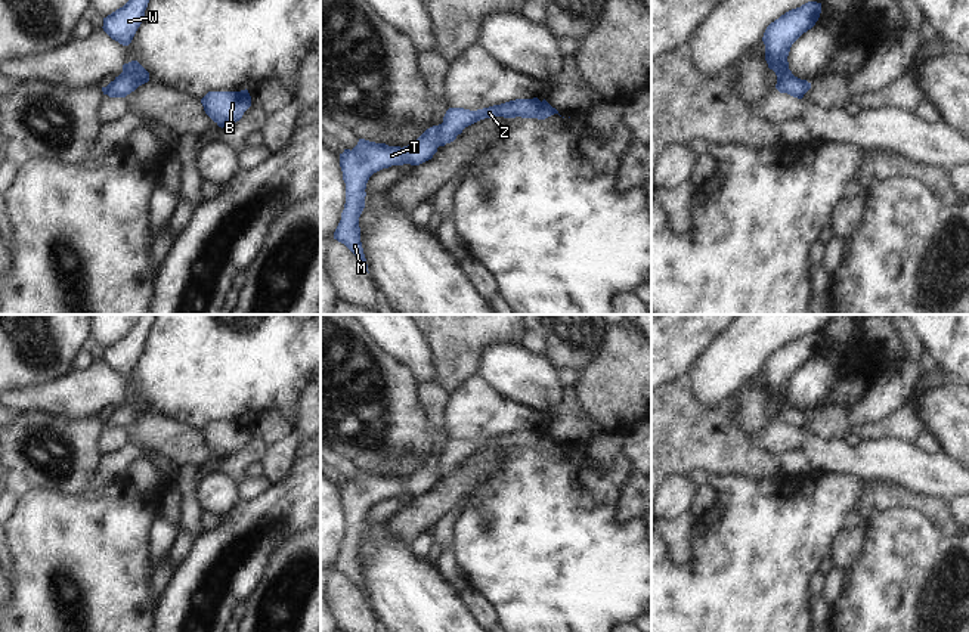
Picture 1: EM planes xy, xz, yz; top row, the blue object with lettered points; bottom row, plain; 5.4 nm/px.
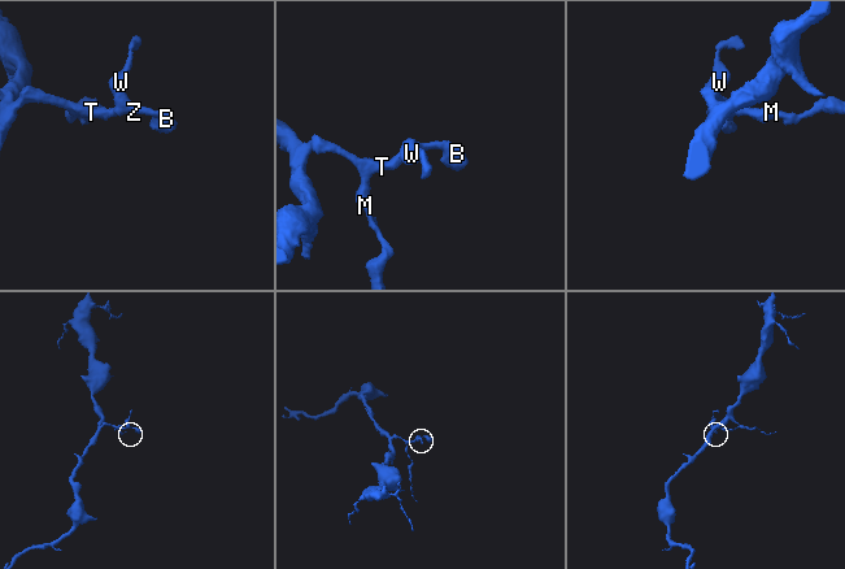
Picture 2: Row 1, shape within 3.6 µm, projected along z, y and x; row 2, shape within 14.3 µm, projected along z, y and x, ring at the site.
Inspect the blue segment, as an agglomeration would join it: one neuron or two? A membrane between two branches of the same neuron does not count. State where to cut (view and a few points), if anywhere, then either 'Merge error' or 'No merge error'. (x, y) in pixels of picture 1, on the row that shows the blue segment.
No split. No merge error.

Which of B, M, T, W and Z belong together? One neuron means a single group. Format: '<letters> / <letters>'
B M T W Z

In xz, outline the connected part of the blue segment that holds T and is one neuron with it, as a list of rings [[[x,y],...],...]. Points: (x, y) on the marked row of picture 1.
[[[538,97],[516,99],[477,111],[449,108],[442,124],[427,128],[414,143],[403,148],[359,139],[352,151],[344,149],[340,154],[340,167],[346,183],[346,204],[334,239],[344,244],[368,272],[360,242],[359,217],[365,208],[366,183],[374,173],[391,165],[420,165],[431,159],[439,146],[453,142],[465,127],[484,118],[521,117],[545,120],[554,114],[558,114],[558,111],[545,99],[542,102]]]

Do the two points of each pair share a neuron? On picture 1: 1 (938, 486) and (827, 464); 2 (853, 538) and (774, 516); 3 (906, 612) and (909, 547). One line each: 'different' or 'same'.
1: same
2: different
3: same

